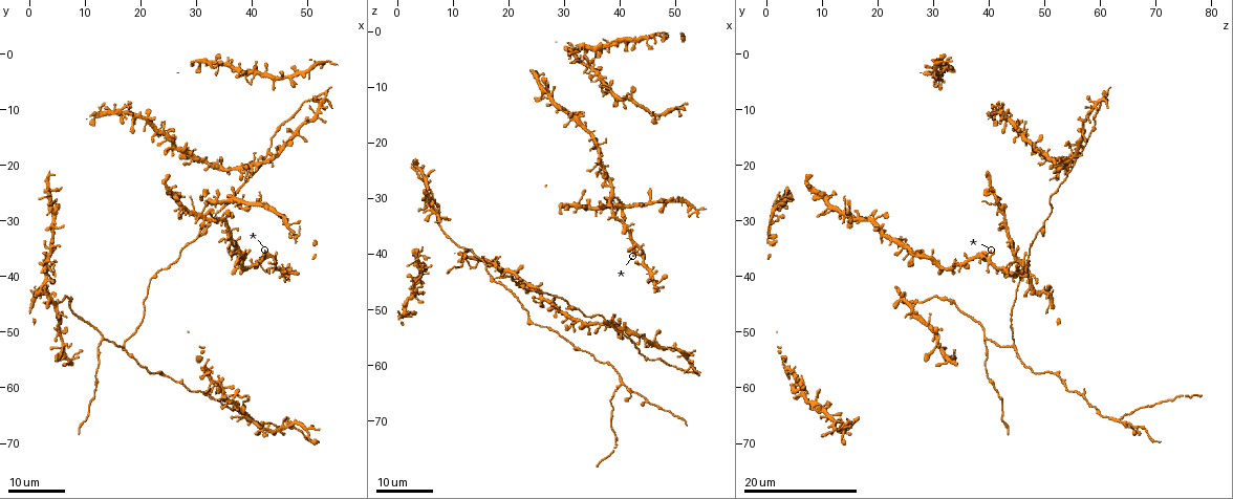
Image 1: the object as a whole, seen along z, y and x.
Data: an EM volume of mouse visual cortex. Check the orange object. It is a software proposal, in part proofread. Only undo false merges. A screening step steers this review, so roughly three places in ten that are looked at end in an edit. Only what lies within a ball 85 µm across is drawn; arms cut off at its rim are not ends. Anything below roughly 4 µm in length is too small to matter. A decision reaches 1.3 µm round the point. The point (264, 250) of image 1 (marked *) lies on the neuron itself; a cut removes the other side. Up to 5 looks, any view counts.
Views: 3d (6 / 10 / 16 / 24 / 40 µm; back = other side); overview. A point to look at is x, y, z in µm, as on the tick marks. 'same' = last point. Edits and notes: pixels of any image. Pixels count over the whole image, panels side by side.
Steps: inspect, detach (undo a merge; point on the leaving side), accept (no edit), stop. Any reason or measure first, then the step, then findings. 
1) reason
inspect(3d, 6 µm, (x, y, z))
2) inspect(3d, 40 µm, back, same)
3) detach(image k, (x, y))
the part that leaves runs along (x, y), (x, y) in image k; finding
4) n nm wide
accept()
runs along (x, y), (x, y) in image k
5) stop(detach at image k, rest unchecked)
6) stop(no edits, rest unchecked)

three-way junction
inspect(3d, 16 µm, (40.5, 66.0, 63.5))

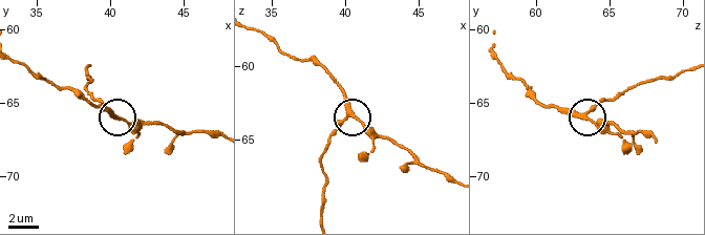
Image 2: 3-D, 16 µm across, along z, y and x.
inspect(3d, 10 µm, (40.4, 66.0, 63.4))

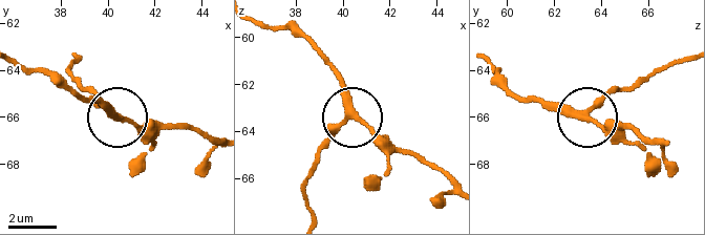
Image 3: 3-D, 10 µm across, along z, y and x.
inspect(3d, 6 µm, (40.4, 65.9, 63.3))

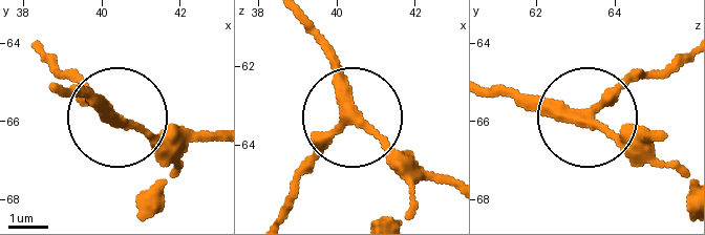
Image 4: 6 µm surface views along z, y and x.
accept()
runs along (64, 88), (180, 154) in image 4; one neuron here

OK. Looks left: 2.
a fork
inspect(3d, 24 µm, (17.0, 52.5, 44.0))

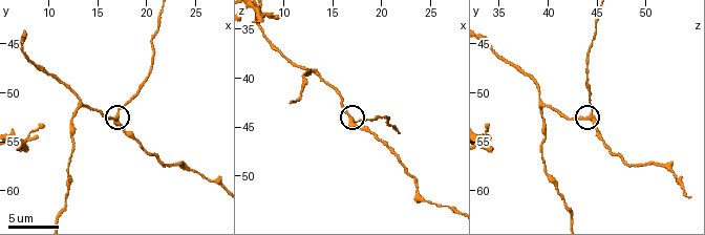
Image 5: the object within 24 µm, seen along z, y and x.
inspect(3d, 6 µm, (17.0, 52.4, 44.4))

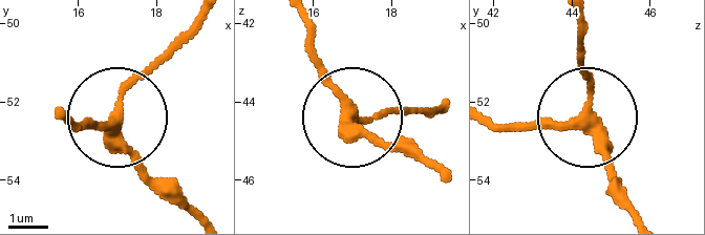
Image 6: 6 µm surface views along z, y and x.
290 nm wide
accept()
runs along (578, 25), (584, 112), (557, 125), (511, 125) in image 6; one neuron here

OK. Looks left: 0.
stop(no edits, rest unchecked)

